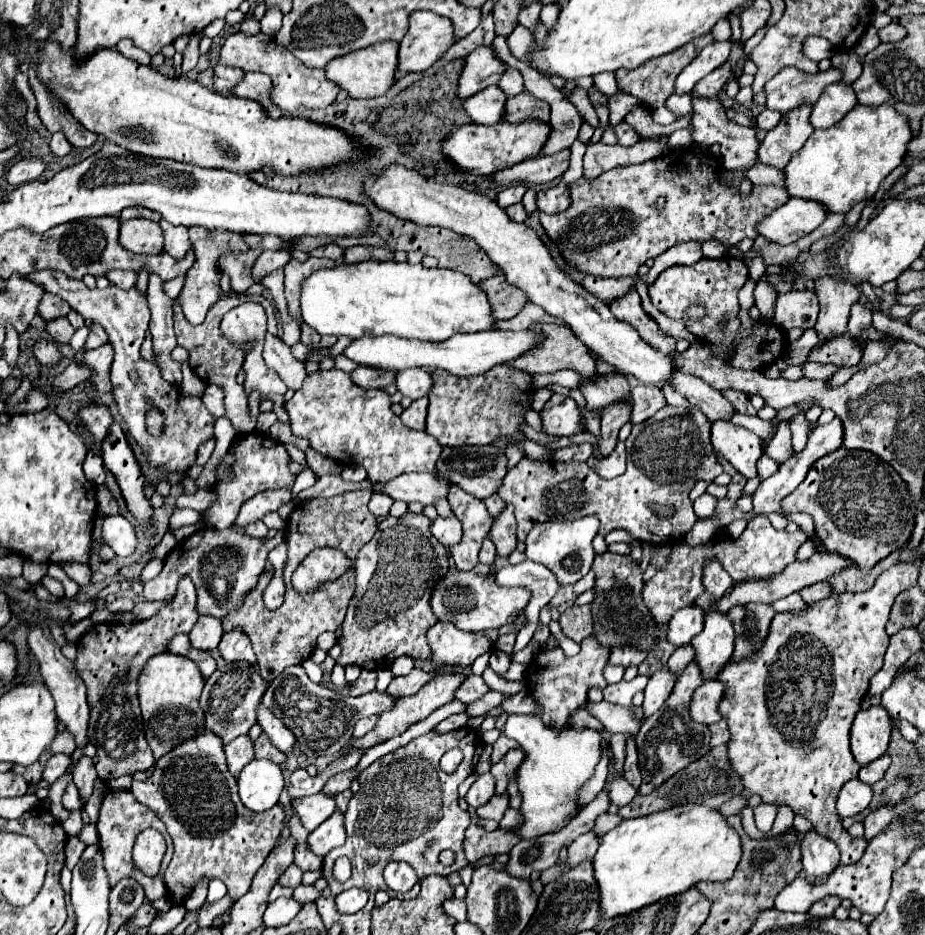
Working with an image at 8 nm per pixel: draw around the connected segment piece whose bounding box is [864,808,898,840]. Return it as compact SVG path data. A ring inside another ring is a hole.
M878 808L878 810L870 812L870 814L866 816L866 820L864 820L864 828L866 828L864 838L866 838L866 840L872 840L878 832L882 832L882 830L890 824L892 816L896 816L896 814L898 814L898 812L892 810L892 808Z

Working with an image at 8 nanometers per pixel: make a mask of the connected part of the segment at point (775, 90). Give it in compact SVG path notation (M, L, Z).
M784 68L780 70L772 80L766 82L766 106L770 110L778 110L782 114L802 106L802 104L810 104L814 106L822 94L822 90L832 84L838 82L840 74L834 68L828 70L820 70L816 74L808 74L802 72L798 68Z

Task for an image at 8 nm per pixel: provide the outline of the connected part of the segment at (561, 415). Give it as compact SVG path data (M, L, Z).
M552 394L542 408L542 426L546 434L554 436L572 436L584 432L582 408L570 396Z

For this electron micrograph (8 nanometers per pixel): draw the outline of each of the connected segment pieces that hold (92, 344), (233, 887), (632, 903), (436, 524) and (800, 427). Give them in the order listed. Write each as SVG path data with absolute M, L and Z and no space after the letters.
M90 326L90 336L84 344L84 348L98 348L102 344L106 344L106 332L100 328L100 326Z
M208 730L160 758L152 776L146 782L132 782L130 790L140 804L156 812L172 836L174 856L164 872L172 904L184 904L202 878L222 880L232 900L244 896L256 870L276 846L288 818L282 804L266 812L246 810L238 796L238 782L228 770L224 744Z
M682 804L648 816L622 820L610 830L592 860L602 890L602 918L630 914L660 898L676 896L698 882L726 882L740 862L742 846L722 812L704 804Z
M438 516L432 522L432 534L440 544L444 544L446 548L452 548L462 540L462 524L456 518L440 518Z
M794 414L789 421L792 430L792 448L794 452L800 452L808 442L808 422L804 414Z

